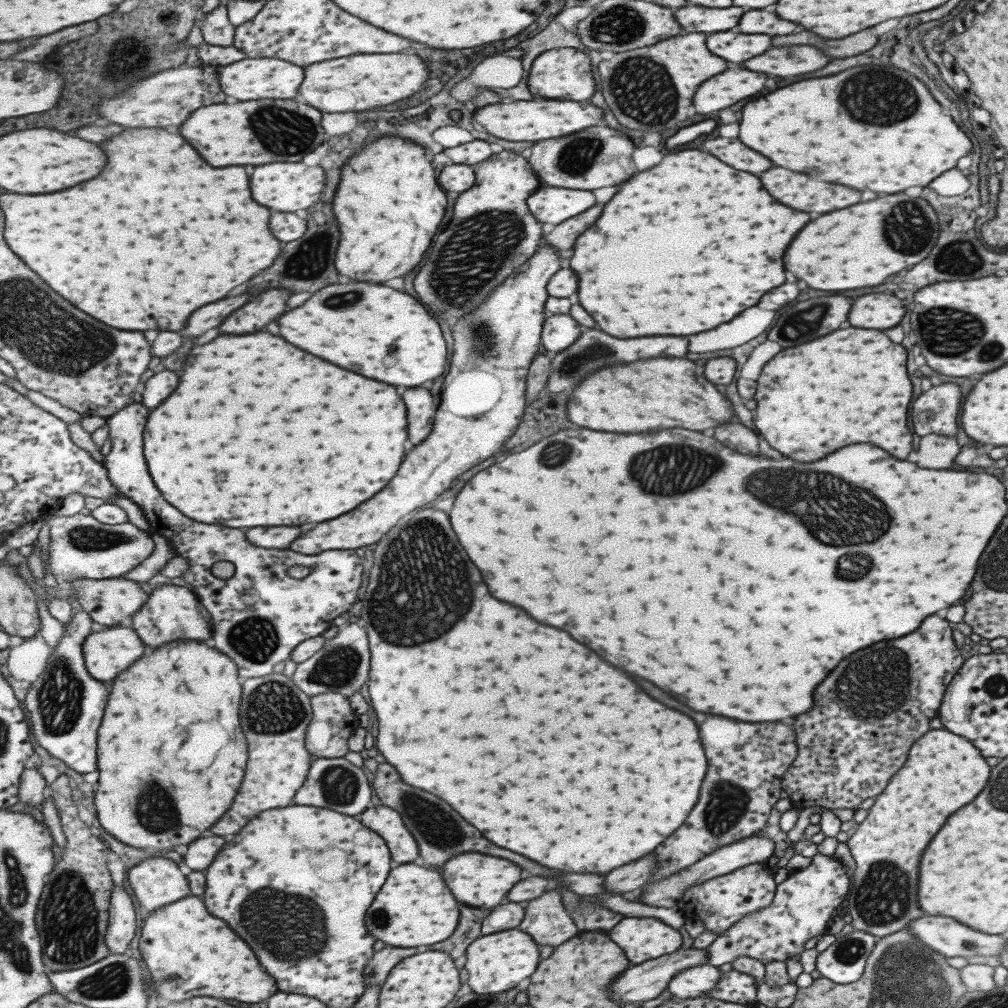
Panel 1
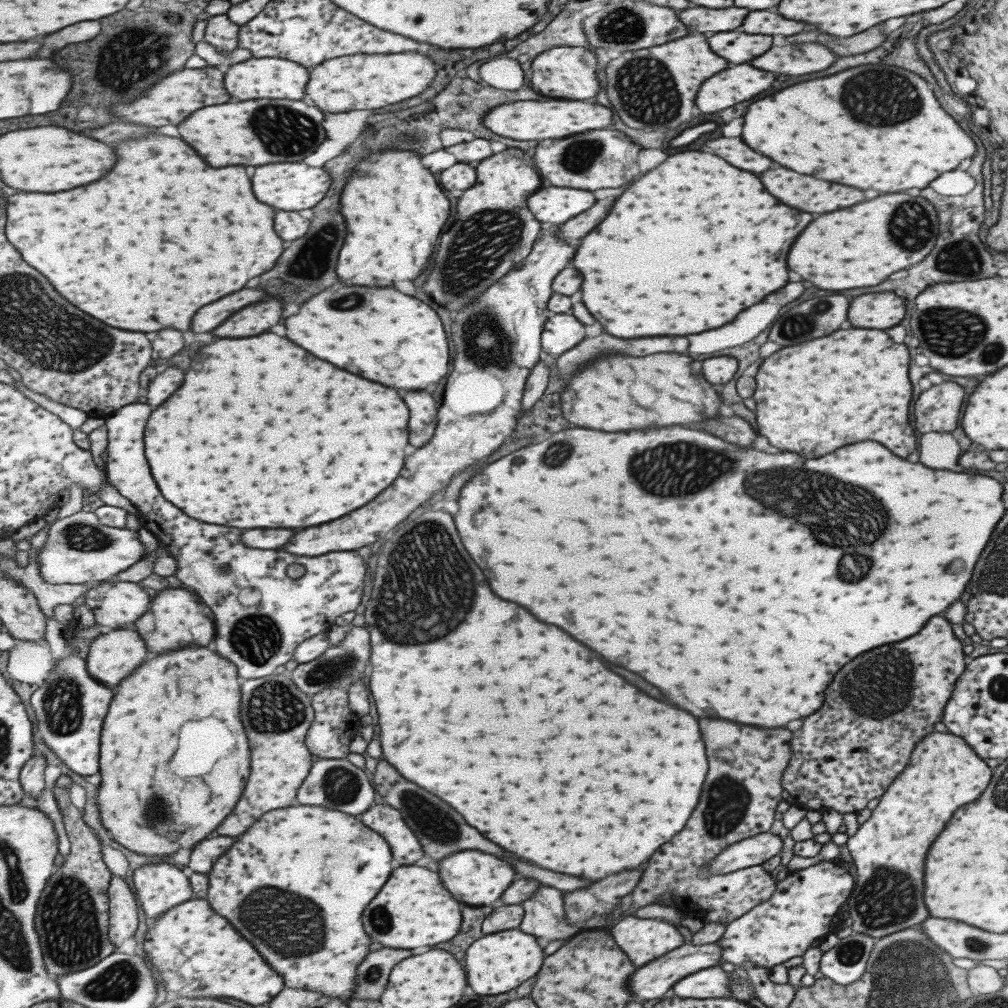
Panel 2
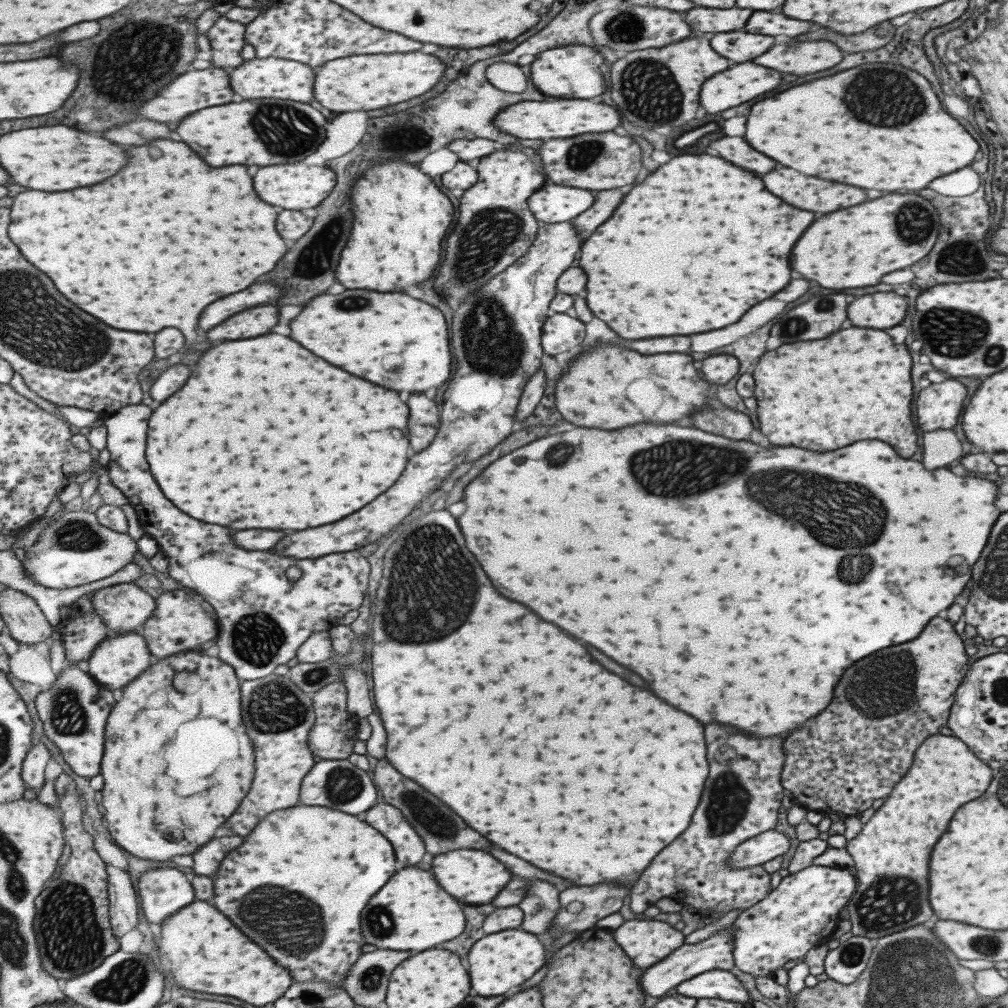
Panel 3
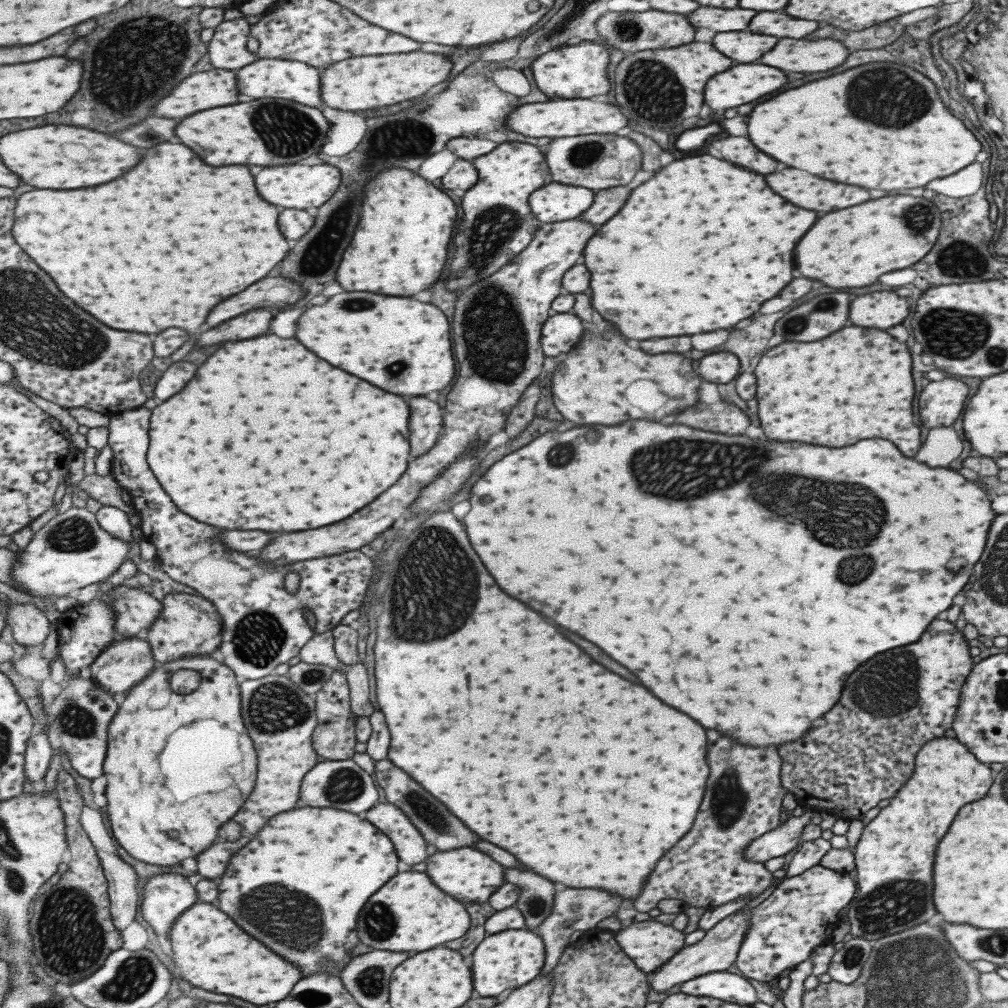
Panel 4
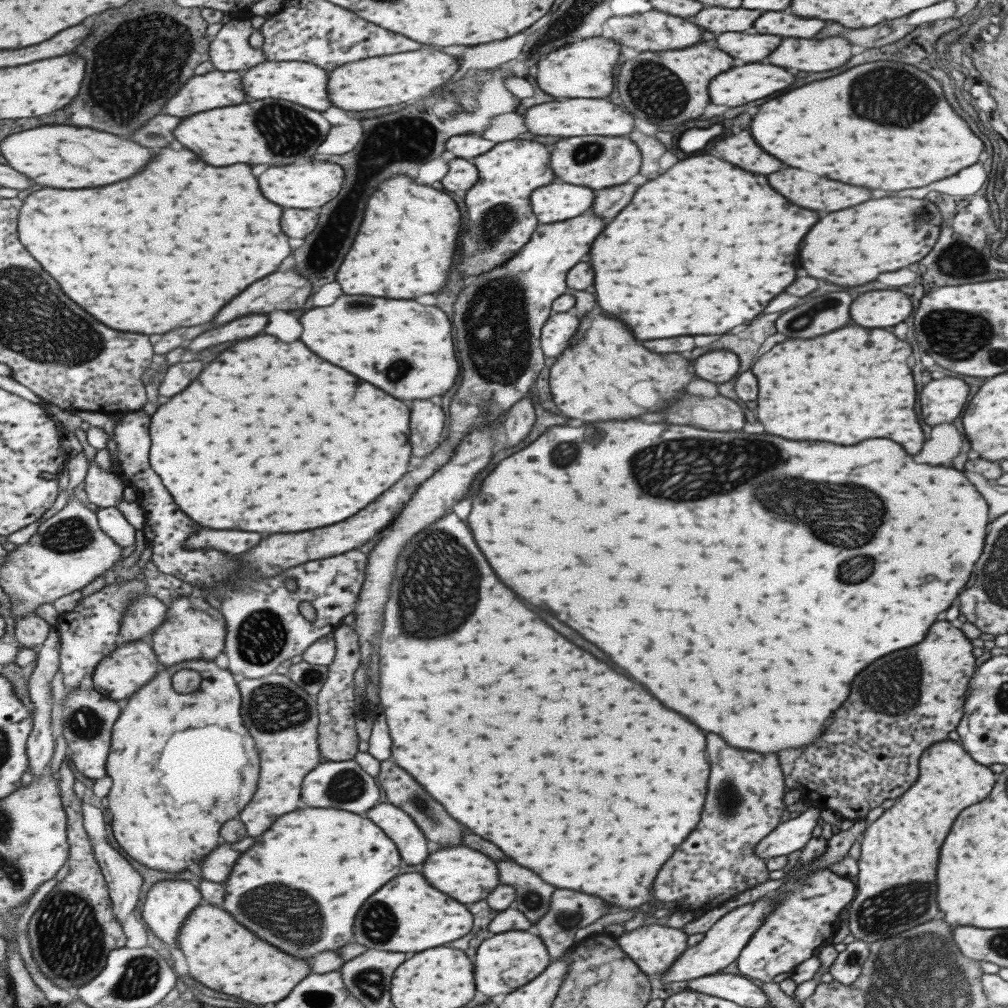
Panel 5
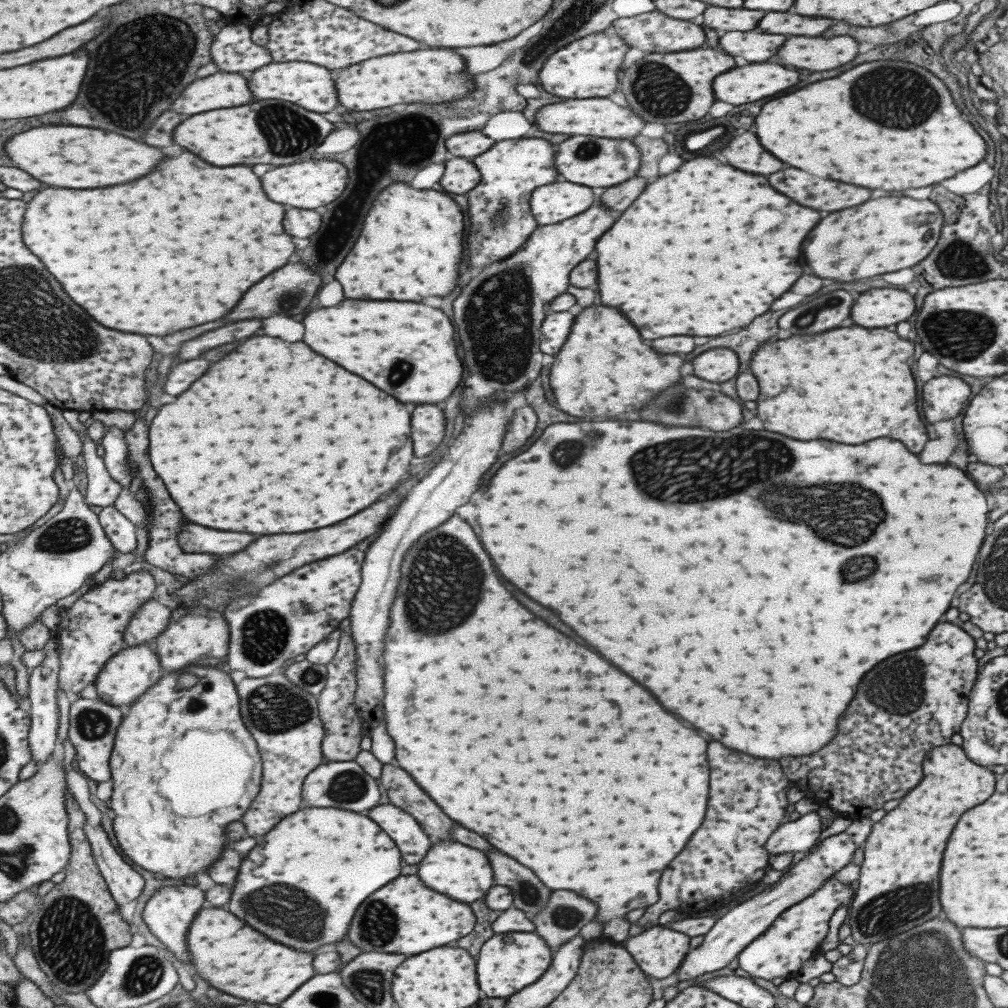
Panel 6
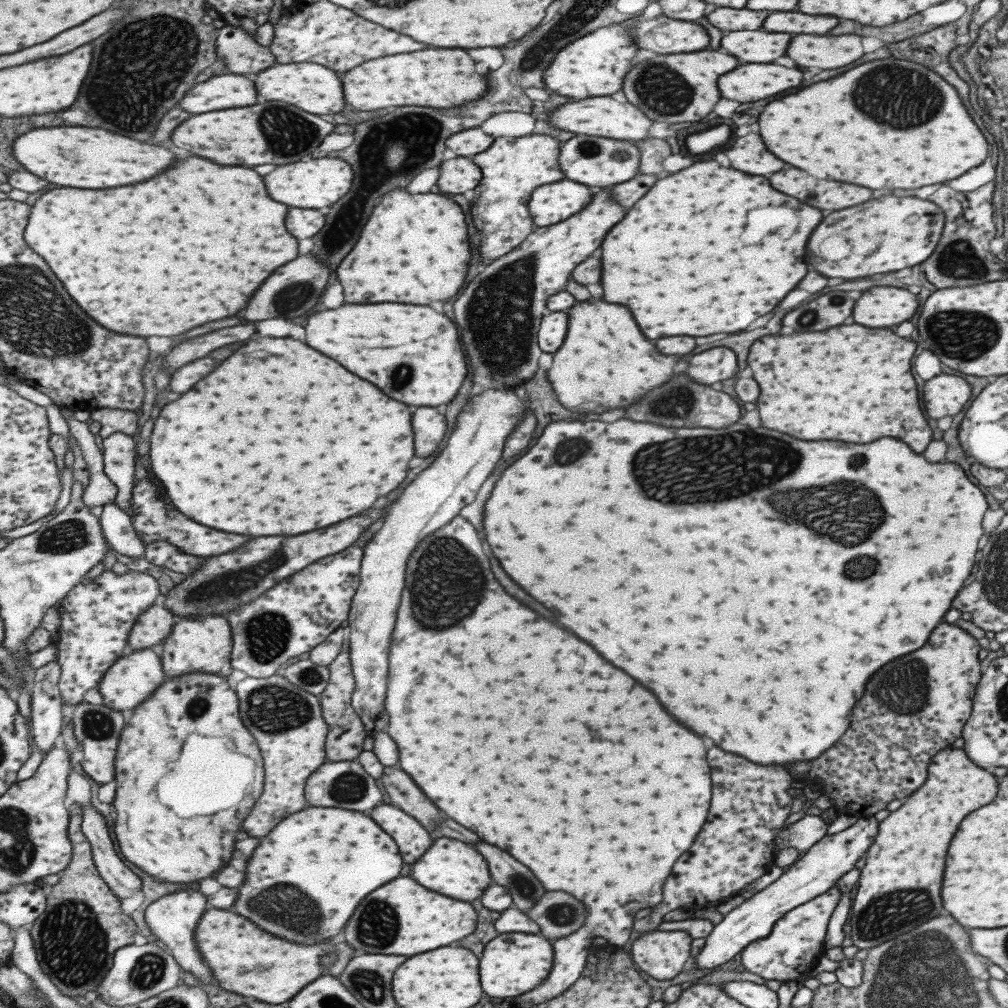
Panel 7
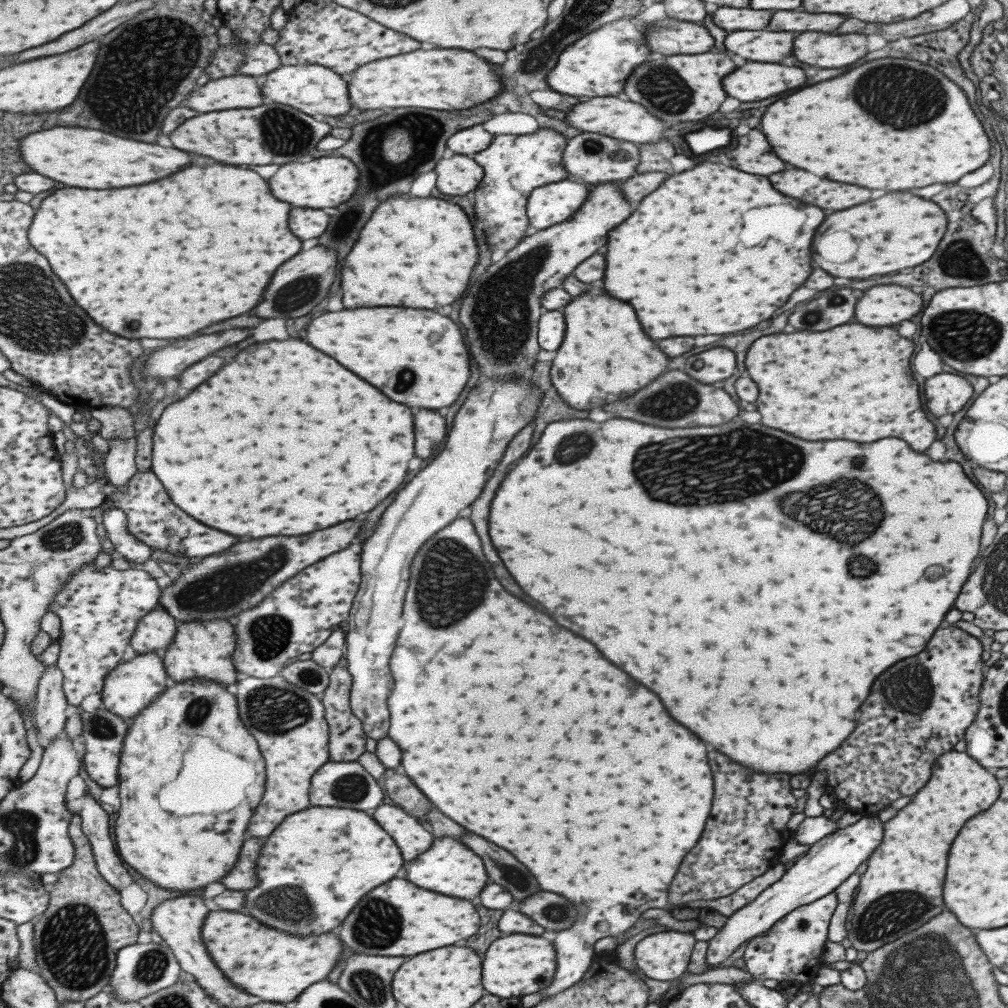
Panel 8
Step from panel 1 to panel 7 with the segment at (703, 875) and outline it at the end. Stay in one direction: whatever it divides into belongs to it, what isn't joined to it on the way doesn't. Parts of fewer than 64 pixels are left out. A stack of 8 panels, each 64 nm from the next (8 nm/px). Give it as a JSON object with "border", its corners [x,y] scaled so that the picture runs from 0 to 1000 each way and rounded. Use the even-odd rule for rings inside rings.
{"border":[[[797,810],[795,813],[777,821],[771,827],[769,839],[771,843],[785,839],[785,841],[793,841],[795,845],[801,845],[807,837],[811,837],[816,829],[820,829],[820,821],[822,815],[814,813],[813,810]]]}

